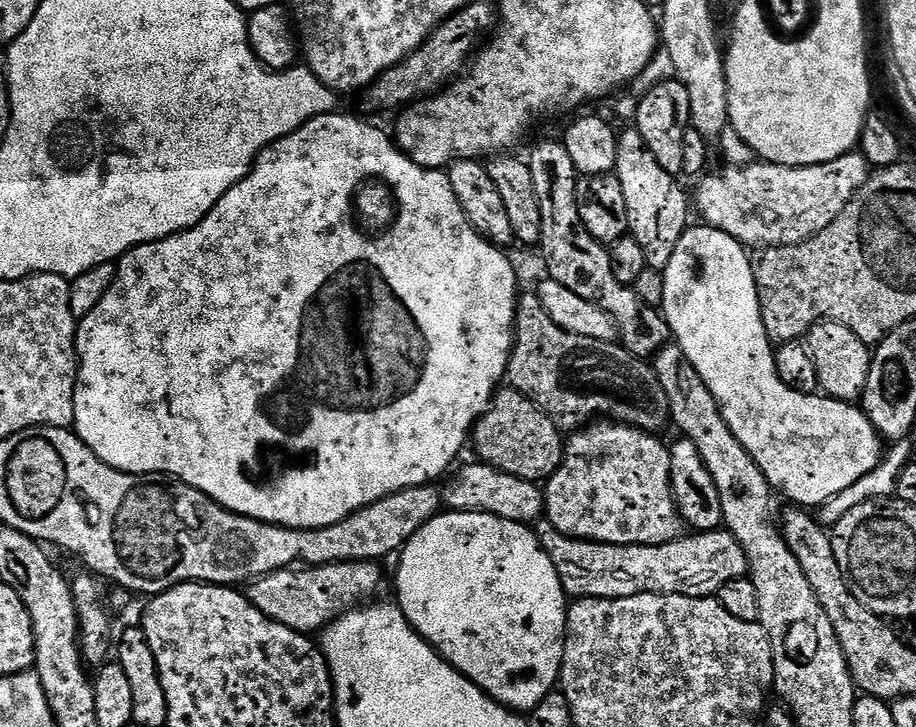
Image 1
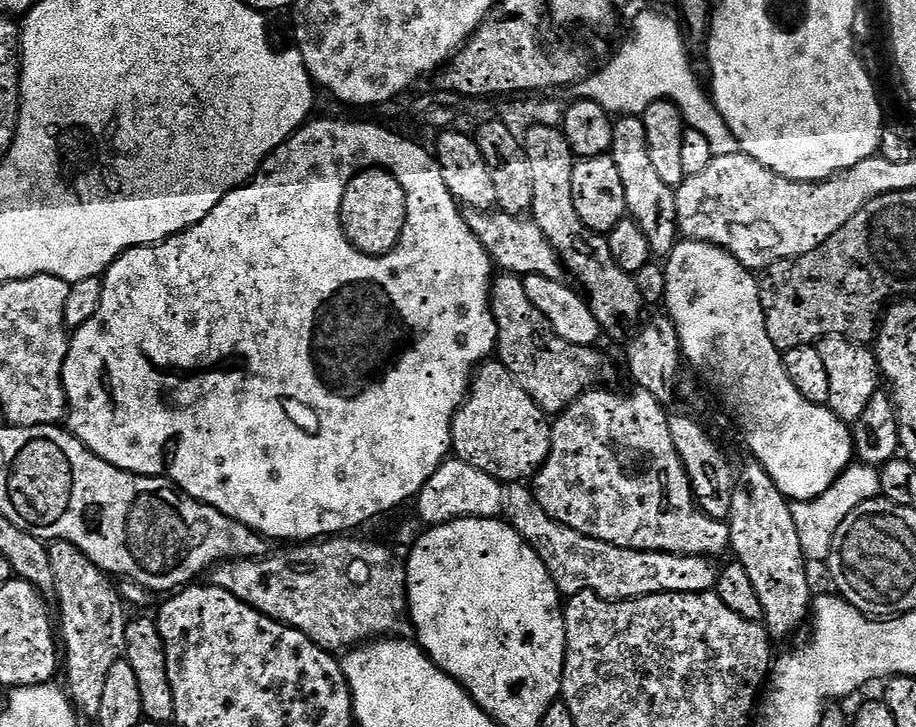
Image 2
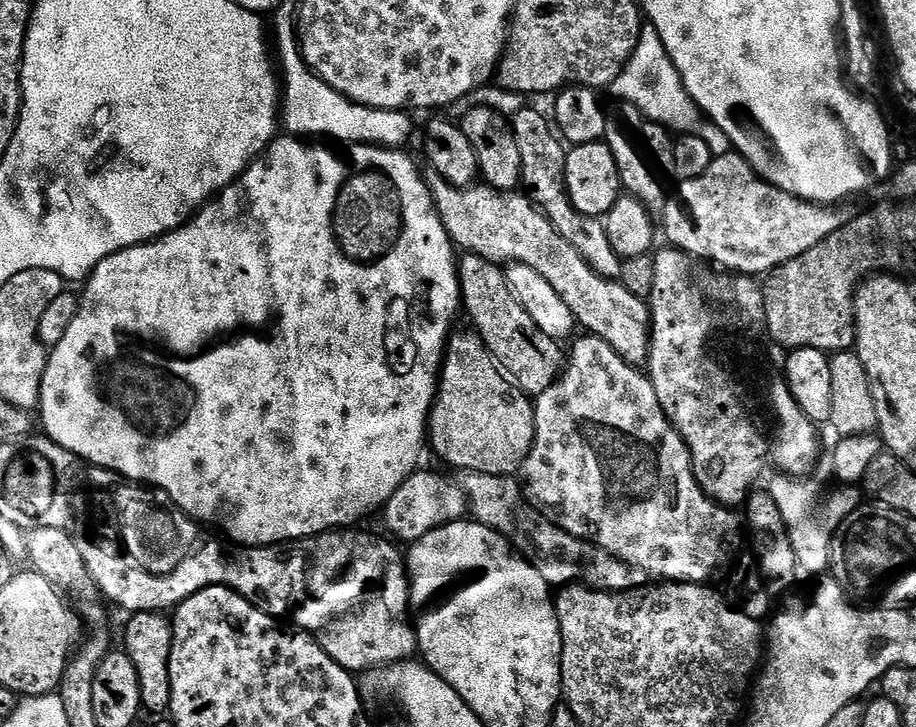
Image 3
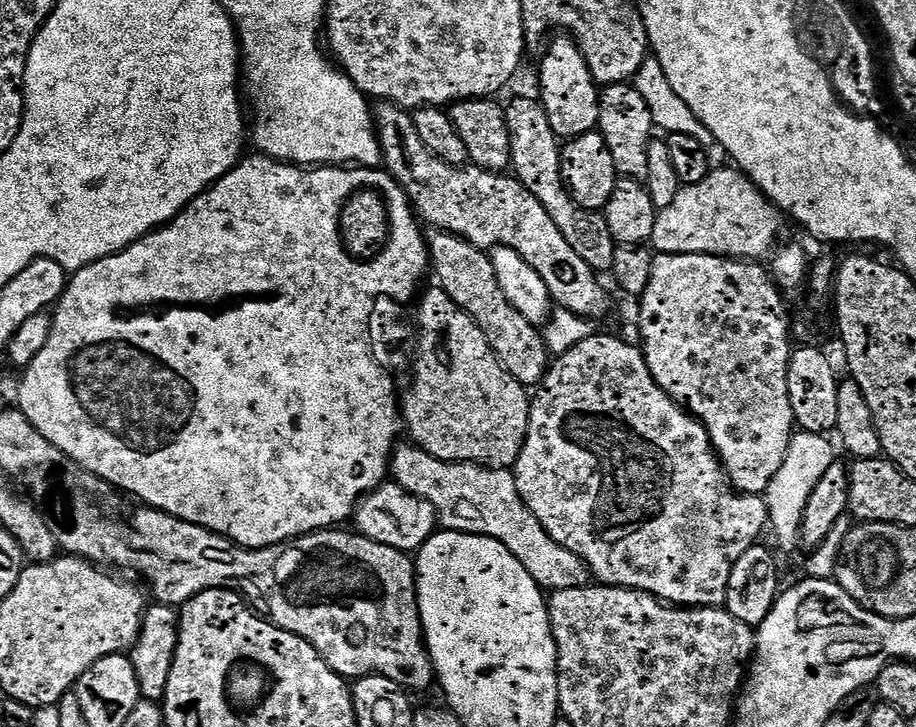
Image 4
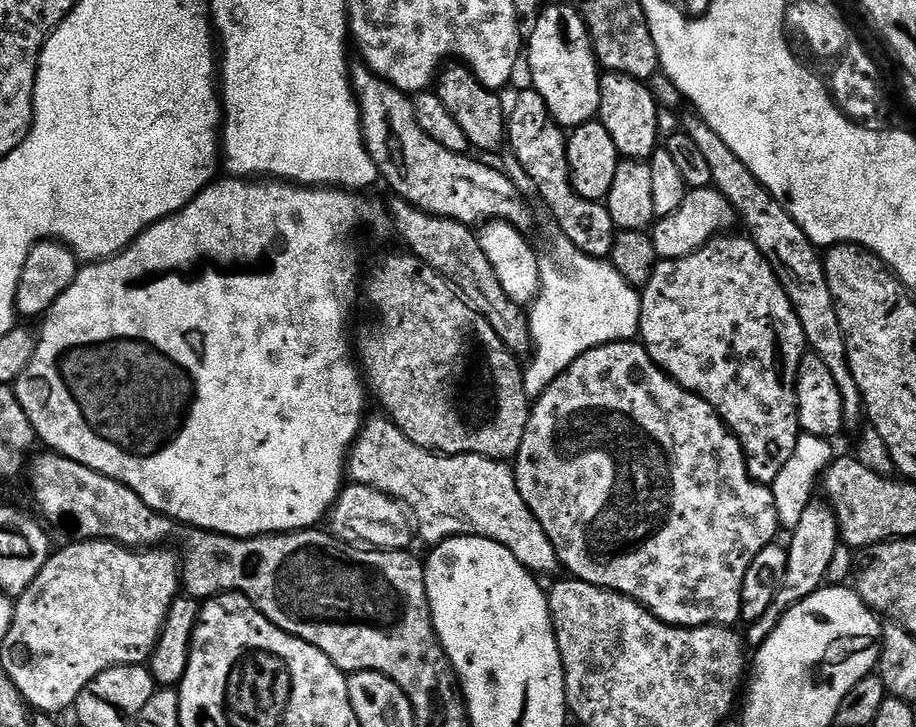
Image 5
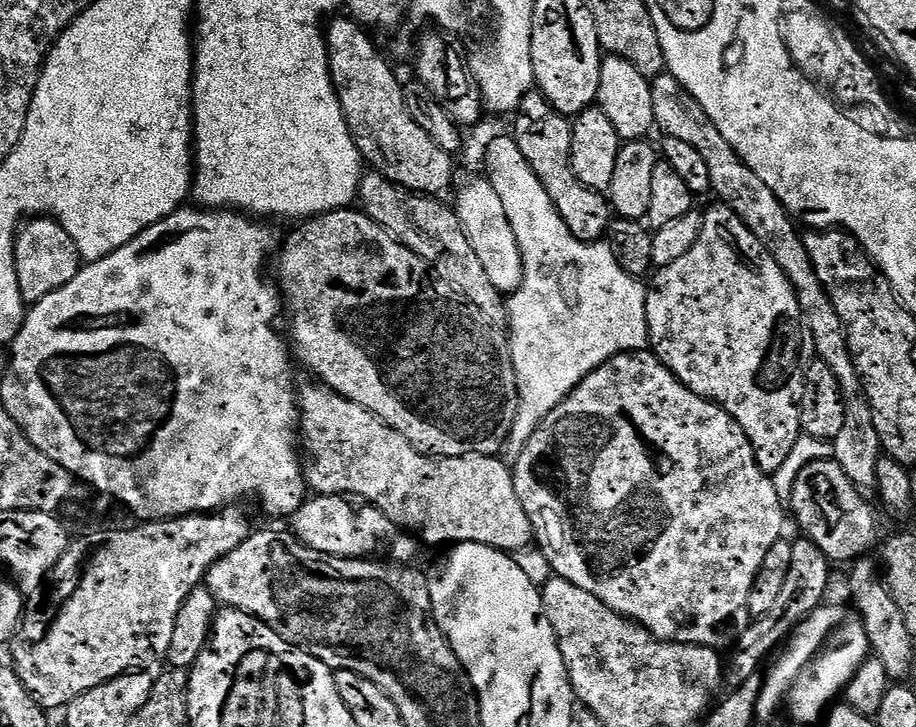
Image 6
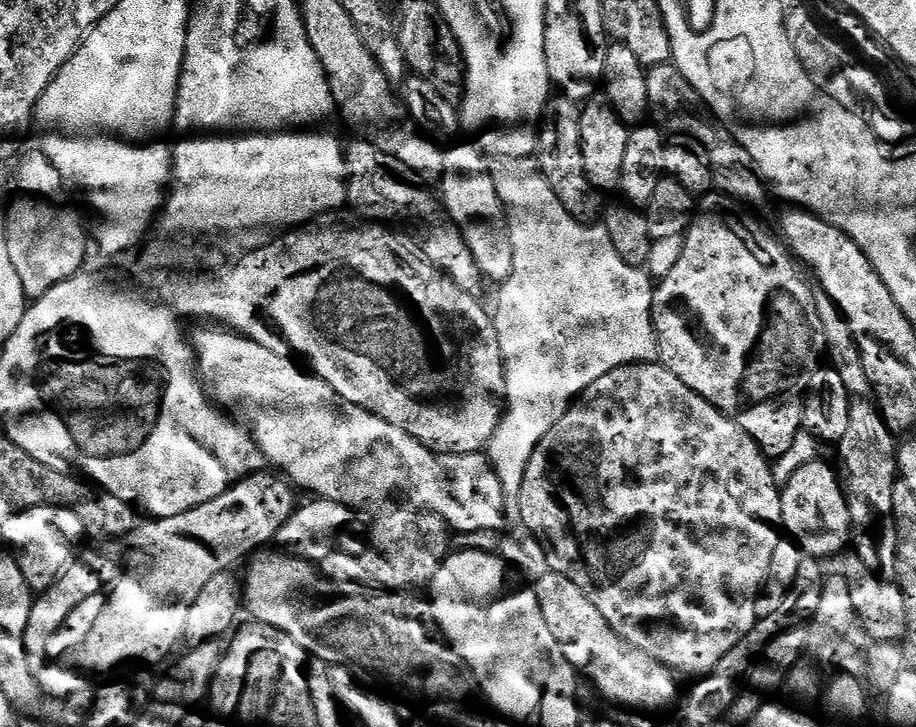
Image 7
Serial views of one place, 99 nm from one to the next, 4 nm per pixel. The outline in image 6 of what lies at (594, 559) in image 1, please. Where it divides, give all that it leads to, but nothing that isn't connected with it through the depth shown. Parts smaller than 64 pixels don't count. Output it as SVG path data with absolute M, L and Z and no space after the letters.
M327 386L319 387L320 388L301 387L298 392L298 403L302 413L299 427L302 429L302 448L306 453L306 479L313 493L321 496L347 496L349 498L361 496L361 498L364 499L361 501L380 508L401 529L412 530L412 527L416 527L417 530L415 529L415 531L418 533L419 539L423 541L423 543L425 540L428 544L448 544L447 546L455 546L458 544L485 544L491 548L497 548L499 552L520 554L516 552L522 551L523 548L531 542L532 524L534 528L533 517L522 506L522 502L514 490L514 478L512 477L513 469L509 467L509 465L507 468L507 466L500 461L500 458L496 456L426 456L423 452L418 451L405 436L398 434L398 430L394 430L386 421L379 420L370 410L366 410L362 406L350 402L347 398L340 396Z

